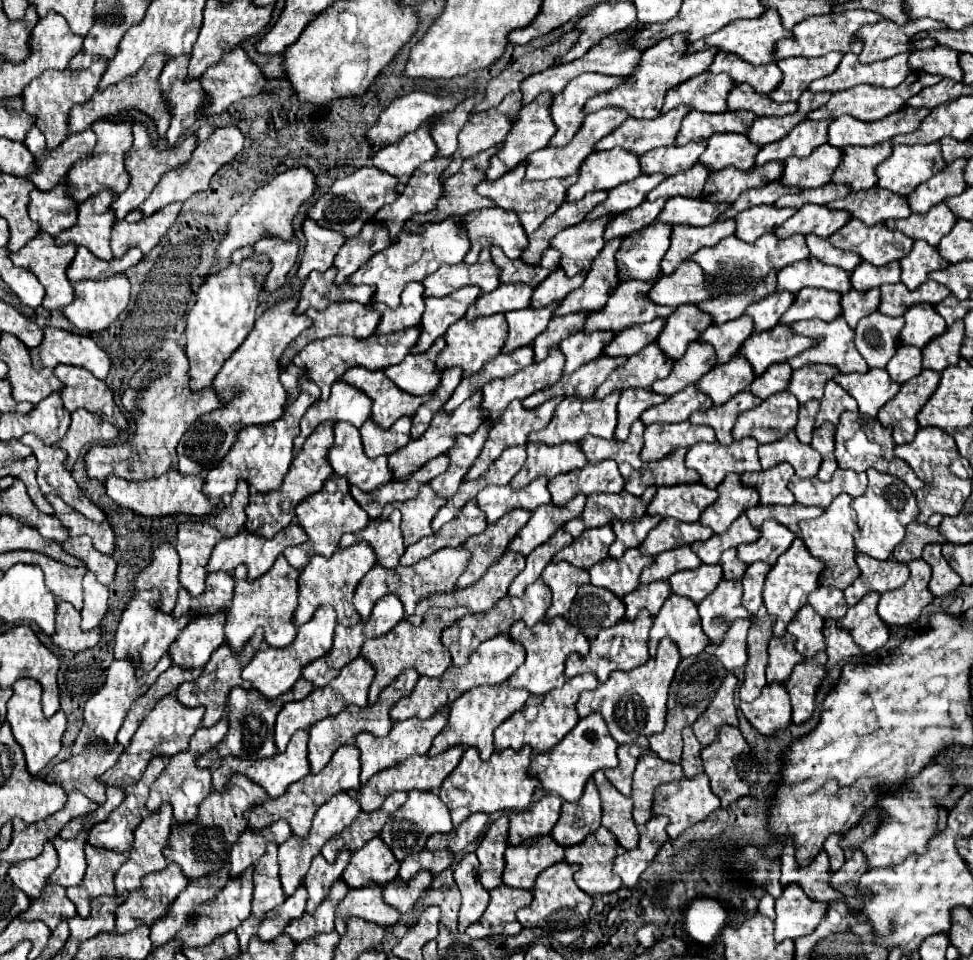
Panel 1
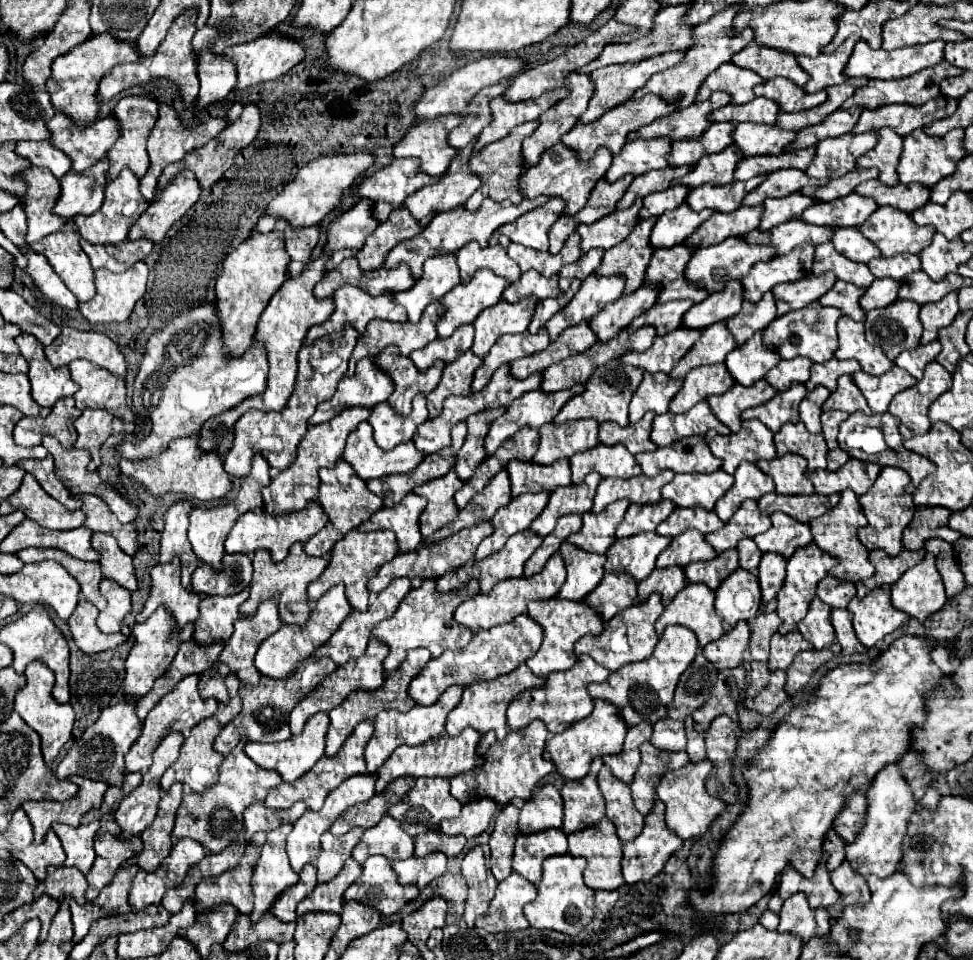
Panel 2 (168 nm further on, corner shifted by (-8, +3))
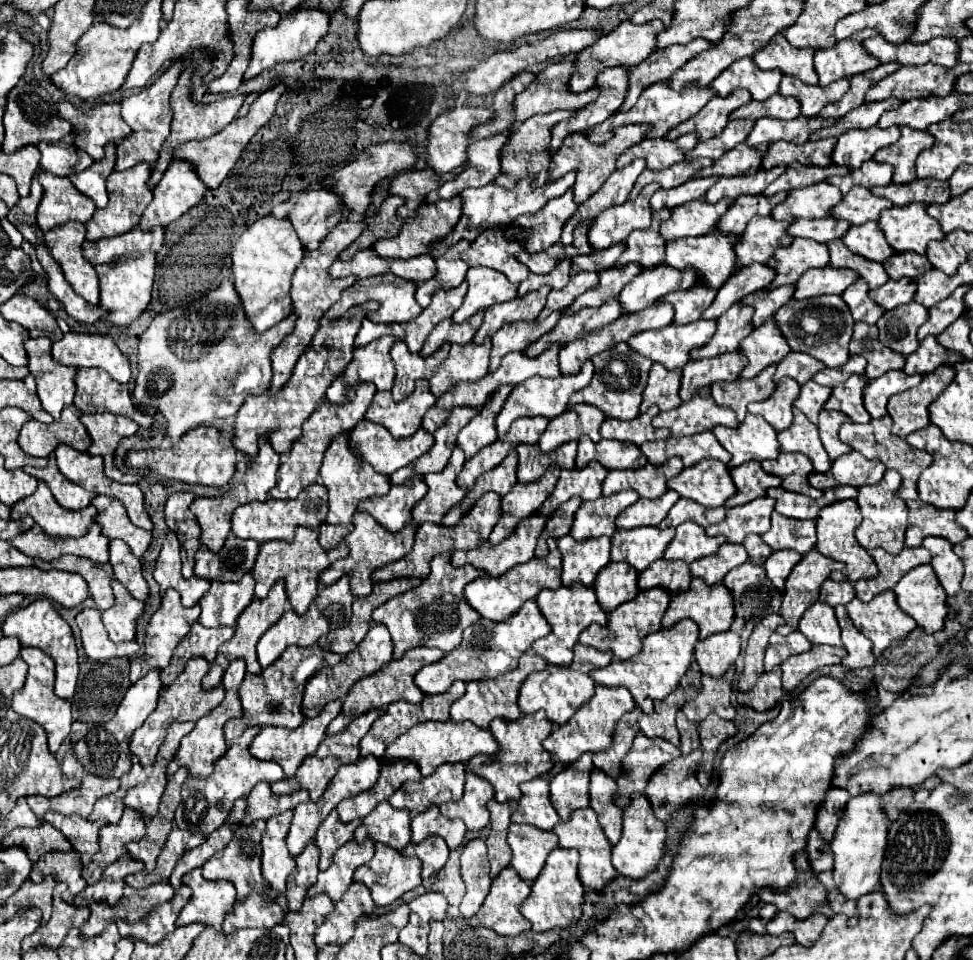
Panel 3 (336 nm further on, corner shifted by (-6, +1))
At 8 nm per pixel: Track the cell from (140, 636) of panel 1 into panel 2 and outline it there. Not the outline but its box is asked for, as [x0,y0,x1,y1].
[135,559,203,631]

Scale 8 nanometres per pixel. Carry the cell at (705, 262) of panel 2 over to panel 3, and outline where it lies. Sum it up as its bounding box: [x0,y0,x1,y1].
[737,217,795,267]

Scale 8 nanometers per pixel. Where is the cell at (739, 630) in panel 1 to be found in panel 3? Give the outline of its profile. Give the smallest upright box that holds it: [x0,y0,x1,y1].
[695,631,739,677]

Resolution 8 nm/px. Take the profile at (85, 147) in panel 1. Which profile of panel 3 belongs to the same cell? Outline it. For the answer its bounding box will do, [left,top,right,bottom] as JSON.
[59,101,133,161]

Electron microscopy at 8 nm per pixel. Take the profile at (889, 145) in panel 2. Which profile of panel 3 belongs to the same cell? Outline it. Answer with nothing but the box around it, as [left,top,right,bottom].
[875,125,935,183]

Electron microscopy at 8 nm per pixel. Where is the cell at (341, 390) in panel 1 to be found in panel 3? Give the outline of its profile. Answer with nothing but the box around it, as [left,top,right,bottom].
[325,335,397,403]

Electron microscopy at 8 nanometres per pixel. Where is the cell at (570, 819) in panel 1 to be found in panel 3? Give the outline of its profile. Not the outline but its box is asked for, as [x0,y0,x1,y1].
[551,753,591,821]

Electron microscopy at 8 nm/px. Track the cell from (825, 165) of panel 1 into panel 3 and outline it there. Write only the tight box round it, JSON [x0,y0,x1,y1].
[833,125,901,169]

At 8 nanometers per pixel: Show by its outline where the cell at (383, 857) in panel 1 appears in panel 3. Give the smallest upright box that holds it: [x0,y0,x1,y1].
[355,801,411,851]

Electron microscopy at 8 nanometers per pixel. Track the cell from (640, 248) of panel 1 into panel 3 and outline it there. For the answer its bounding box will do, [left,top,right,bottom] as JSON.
[661,197,731,241]

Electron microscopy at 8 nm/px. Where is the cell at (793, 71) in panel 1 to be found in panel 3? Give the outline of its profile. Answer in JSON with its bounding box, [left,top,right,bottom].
[815,29,879,87]

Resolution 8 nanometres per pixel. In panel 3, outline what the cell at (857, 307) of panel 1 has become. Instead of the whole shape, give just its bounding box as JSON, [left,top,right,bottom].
[869,277,917,311]

